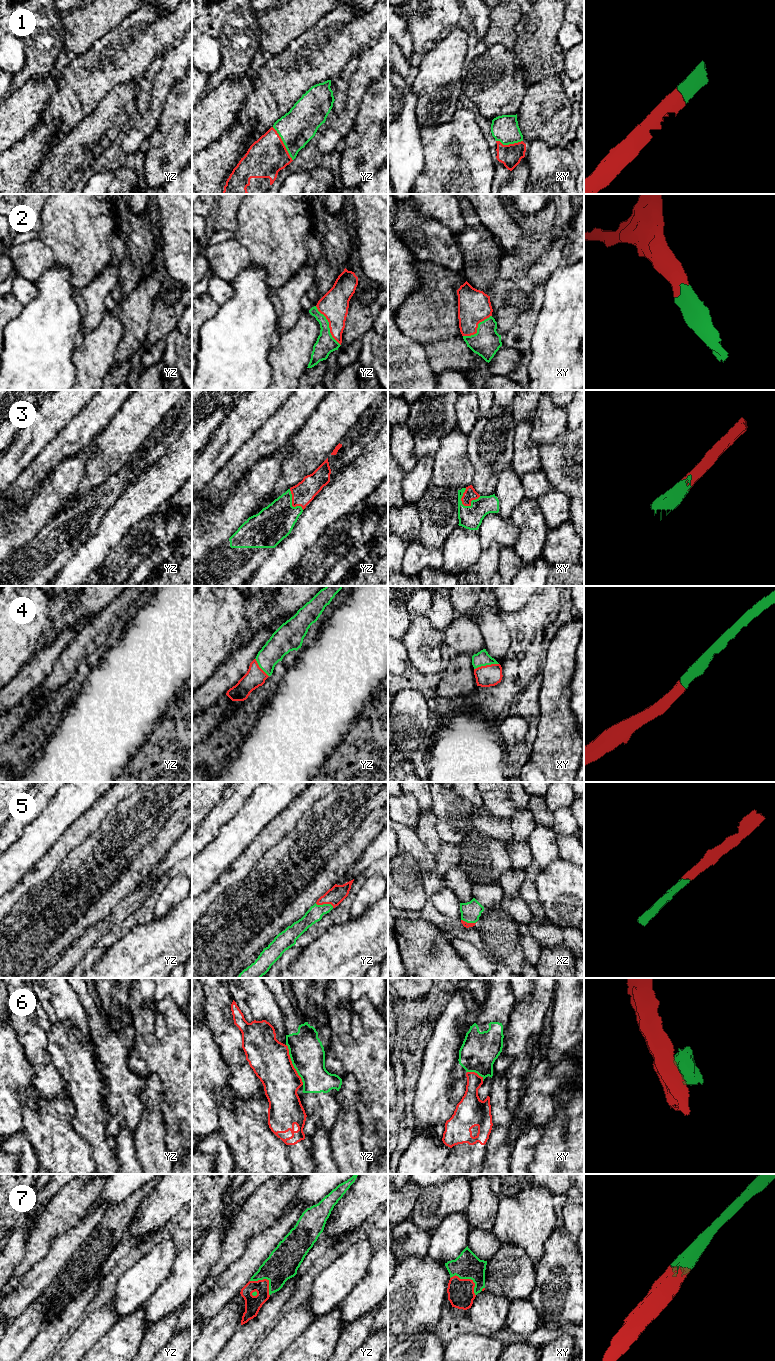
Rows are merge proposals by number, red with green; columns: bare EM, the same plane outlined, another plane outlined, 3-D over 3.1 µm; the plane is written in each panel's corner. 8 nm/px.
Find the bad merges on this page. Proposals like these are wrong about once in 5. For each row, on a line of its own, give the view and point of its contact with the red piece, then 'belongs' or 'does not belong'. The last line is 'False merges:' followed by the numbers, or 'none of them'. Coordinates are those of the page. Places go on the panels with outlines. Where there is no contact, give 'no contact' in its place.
1: contact yz (283, 144); belongs
2: contact yz (329, 326); belongs
3: contact xy (470, 504); belongs
4: contact xy (486, 665); belongs
5: contact yz (324, 903); belongs
6: contact yz (292, 1064); does not belong
7: contact xy (468, 1279); belongs
False merges: 6

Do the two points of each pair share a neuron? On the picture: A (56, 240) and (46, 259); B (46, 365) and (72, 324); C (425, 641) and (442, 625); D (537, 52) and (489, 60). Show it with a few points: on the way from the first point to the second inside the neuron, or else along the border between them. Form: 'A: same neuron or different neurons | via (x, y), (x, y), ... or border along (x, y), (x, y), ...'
A: different neurons | border along (38, 237), (51, 250), (56, 260)
B: same neuron | via (46, 355), (46, 350), (62, 334)
C: different neurons | border along (427, 617), (430, 623), (443, 633)
D: different neurons | border along (511, 49), (520, 64), (524, 78)

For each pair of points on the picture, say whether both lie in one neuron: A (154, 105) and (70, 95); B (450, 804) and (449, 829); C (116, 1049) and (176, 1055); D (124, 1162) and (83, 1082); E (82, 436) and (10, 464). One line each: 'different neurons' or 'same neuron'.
A: different neurons
B: same neuron
C: different neurons
D: different neurons
E: different neurons

